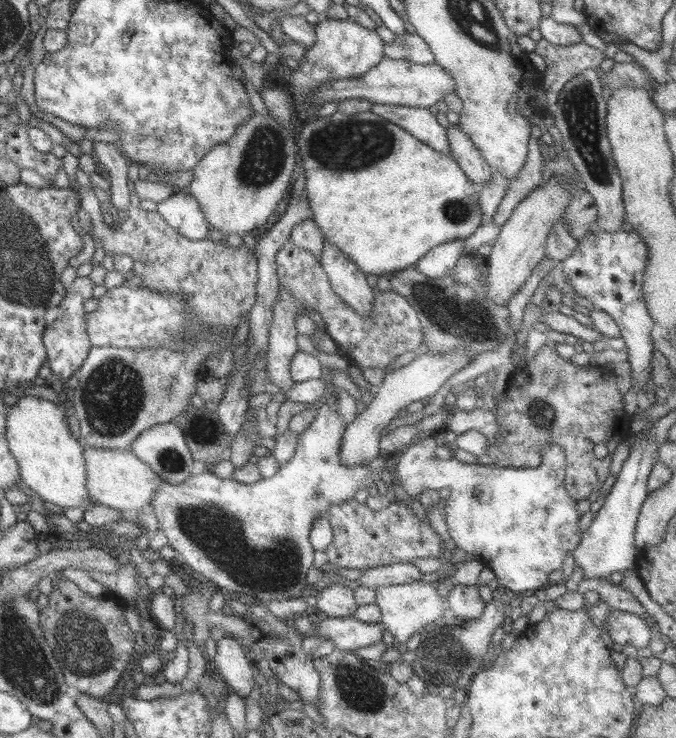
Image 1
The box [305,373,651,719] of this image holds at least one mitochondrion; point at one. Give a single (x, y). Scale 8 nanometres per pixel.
(438, 669)

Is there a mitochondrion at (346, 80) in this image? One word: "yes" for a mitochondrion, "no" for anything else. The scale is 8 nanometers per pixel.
no

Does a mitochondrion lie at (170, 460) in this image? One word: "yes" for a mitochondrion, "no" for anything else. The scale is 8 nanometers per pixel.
yes

